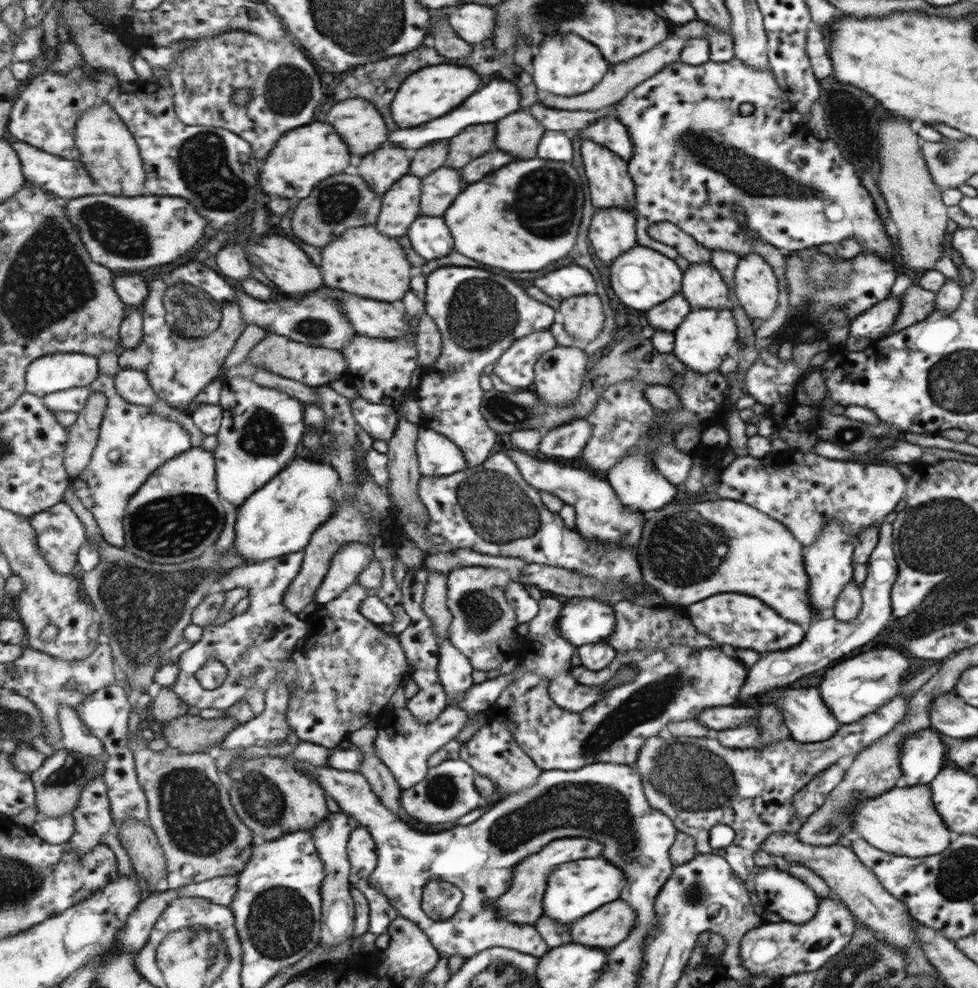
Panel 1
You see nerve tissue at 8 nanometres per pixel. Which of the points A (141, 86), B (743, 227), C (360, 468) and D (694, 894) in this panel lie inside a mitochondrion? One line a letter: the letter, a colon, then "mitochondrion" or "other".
A: other
B: other
C: other
D: mitochondrion

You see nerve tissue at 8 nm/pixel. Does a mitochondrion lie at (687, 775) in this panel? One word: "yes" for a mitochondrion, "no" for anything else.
yes

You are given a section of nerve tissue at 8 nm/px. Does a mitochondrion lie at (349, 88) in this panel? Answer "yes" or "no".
no

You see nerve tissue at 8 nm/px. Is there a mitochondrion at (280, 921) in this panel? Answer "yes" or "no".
yes

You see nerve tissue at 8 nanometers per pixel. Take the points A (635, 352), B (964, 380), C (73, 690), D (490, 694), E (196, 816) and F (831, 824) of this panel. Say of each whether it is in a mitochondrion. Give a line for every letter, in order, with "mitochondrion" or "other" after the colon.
A: mitochondrion
B: mitochondrion
C: other
D: other
E: mitochondrion
F: mitochondrion

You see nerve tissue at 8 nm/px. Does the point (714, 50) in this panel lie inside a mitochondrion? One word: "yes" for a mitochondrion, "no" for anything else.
no

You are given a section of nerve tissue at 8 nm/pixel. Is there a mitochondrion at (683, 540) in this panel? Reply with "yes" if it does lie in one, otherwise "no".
yes

